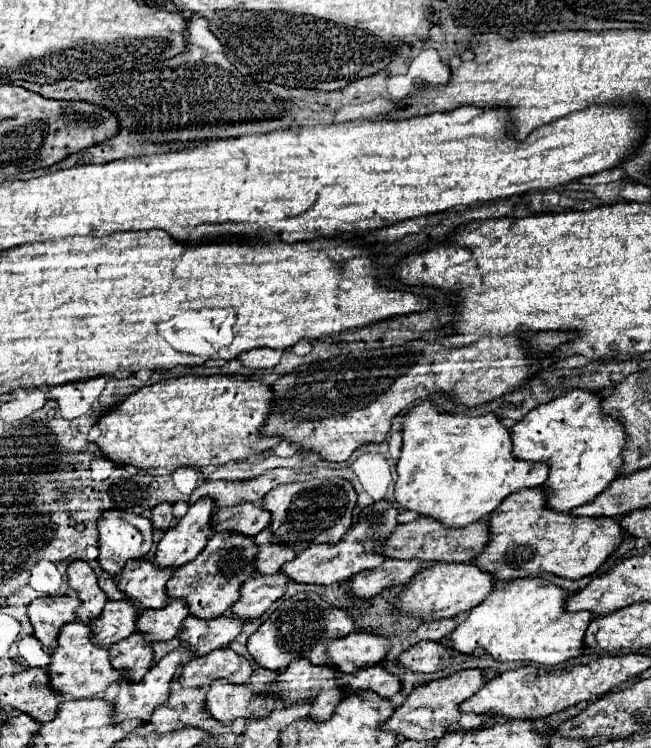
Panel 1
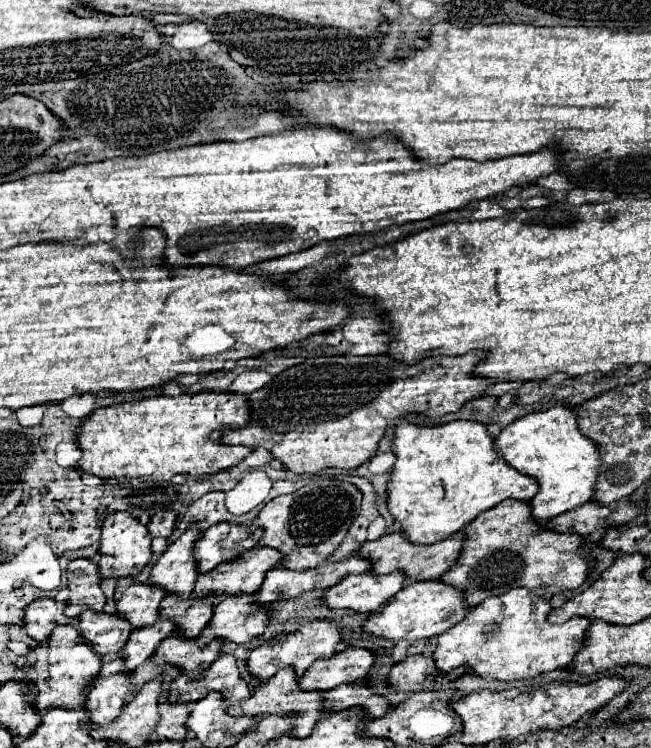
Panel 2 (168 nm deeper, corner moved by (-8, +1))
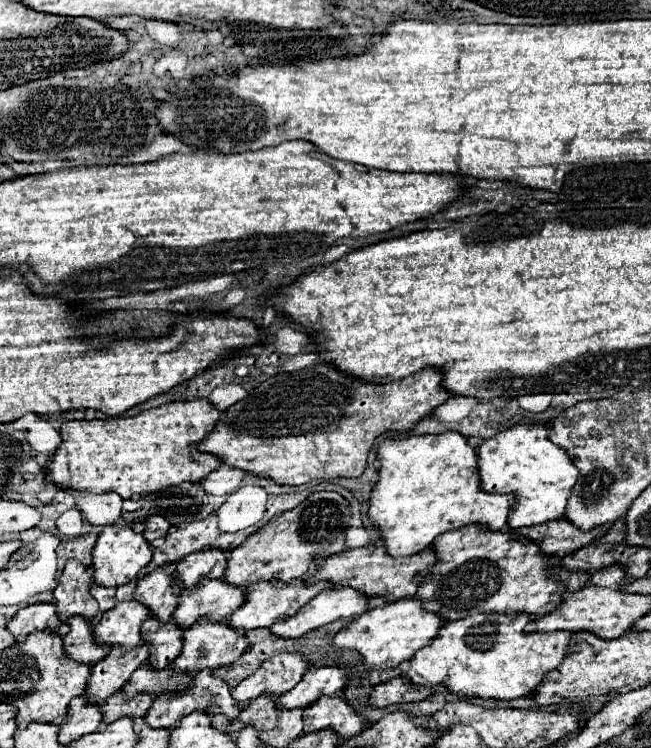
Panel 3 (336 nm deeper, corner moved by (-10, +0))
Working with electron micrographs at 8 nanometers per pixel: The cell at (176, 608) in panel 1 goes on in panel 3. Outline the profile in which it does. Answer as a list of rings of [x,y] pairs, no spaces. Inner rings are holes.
[[[139,645],[131,651],[111,651],[105,659],[101,659],[91,669],[91,677],[87,681],[85,699],[91,705],[103,703],[107,697],[123,689],[123,683],[131,677],[131,673],[147,661],[149,647]]]

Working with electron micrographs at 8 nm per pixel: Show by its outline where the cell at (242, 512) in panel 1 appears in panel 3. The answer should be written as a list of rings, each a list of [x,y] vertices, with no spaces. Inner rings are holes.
[[[201,551],[187,555],[175,565],[175,577],[181,581],[181,587],[193,587],[205,577],[221,579],[225,575],[227,555],[227,551]]]

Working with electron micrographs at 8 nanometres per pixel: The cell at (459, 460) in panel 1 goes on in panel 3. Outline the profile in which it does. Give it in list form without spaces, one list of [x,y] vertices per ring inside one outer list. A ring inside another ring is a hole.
[[[447,431],[441,435],[415,435],[399,441],[385,439],[377,447],[379,459],[379,479],[373,485],[369,497],[369,521],[375,525],[383,539],[383,547],[391,557],[407,557],[427,549],[437,535],[445,531],[453,531],[465,525],[481,525],[489,531],[501,531],[507,523],[509,507],[513,507],[513,495],[485,495],[479,489],[479,473],[475,449],[463,439],[463,435],[455,435],[455,431]]]

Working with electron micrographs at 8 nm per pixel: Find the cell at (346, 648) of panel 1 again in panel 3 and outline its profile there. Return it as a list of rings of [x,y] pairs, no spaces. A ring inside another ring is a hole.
[[[317,667],[309,669],[303,679],[279,699],[275,699],[279,709],[305,709],[313,705],[321,695],[337,695],[347,683],[345,667]]]

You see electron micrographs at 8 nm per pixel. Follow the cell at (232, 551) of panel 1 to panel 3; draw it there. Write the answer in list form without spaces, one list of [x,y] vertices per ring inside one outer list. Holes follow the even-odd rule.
[[[147,619],[141,625],[141,643],[151,643],[149,651],[149,667],[151,669],[163,669],[165,665],[171,663],[181,651],[183,645],[183,633],[179,627],[175,627],[171,621],[167,625],[155,623],[155,619]]]

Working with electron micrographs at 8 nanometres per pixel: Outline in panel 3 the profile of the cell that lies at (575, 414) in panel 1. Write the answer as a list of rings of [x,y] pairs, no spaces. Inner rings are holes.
[[[515,425],[483,441],[477,447],[477,469],[479,487],[485,493],[511,493],[515,497],[515,505],[507,515],[511,529],[561,519],[571,487],[579,477],[567,453],[549,441],[545,425]]]

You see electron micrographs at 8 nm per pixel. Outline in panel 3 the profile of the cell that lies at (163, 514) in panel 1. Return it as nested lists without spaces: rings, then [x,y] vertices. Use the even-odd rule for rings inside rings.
[[[151,515],[151,517],[145,521],[143,537],[151,543],[151,541],[155,541],[155,539],[159,539],[159,537],[165,537],[167,531],[169,531],[169,527],[171,527],[171,525],[169,525],[163,517],[159,517],[159,515]]]

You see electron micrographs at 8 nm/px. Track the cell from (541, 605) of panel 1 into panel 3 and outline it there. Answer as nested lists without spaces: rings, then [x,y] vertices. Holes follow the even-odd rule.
[[[477,613],[445,623],[437,637],[415,653],[405,677],[415,685],[443,683],[451,693],[465,697],[507,701],[529,695],[543,677],[543,671],[551,671],[563,661],[571,639],[569,631],[523,633],[529,621],[531,615]]]

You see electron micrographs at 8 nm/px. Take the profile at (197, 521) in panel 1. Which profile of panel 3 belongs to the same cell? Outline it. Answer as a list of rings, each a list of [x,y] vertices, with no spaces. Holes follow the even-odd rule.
[[[167,565],[139,579],[133,599],[145,605],[151,611],[151,617],[159,619],[161,623],[169,623],[181,591],[183,587],[175,579],[173,565]]]

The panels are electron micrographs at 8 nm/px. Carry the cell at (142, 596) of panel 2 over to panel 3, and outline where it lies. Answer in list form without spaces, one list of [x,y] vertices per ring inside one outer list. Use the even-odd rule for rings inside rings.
[[[133,599],[117,603],[113,609],[105,611],[101,615],[101,621],[93,627],[95,643],[129,651],[131,647],[137,647],[141,643],[139,629],[147,617],[147,607],[139,607],[139,603],[135,603]]]

